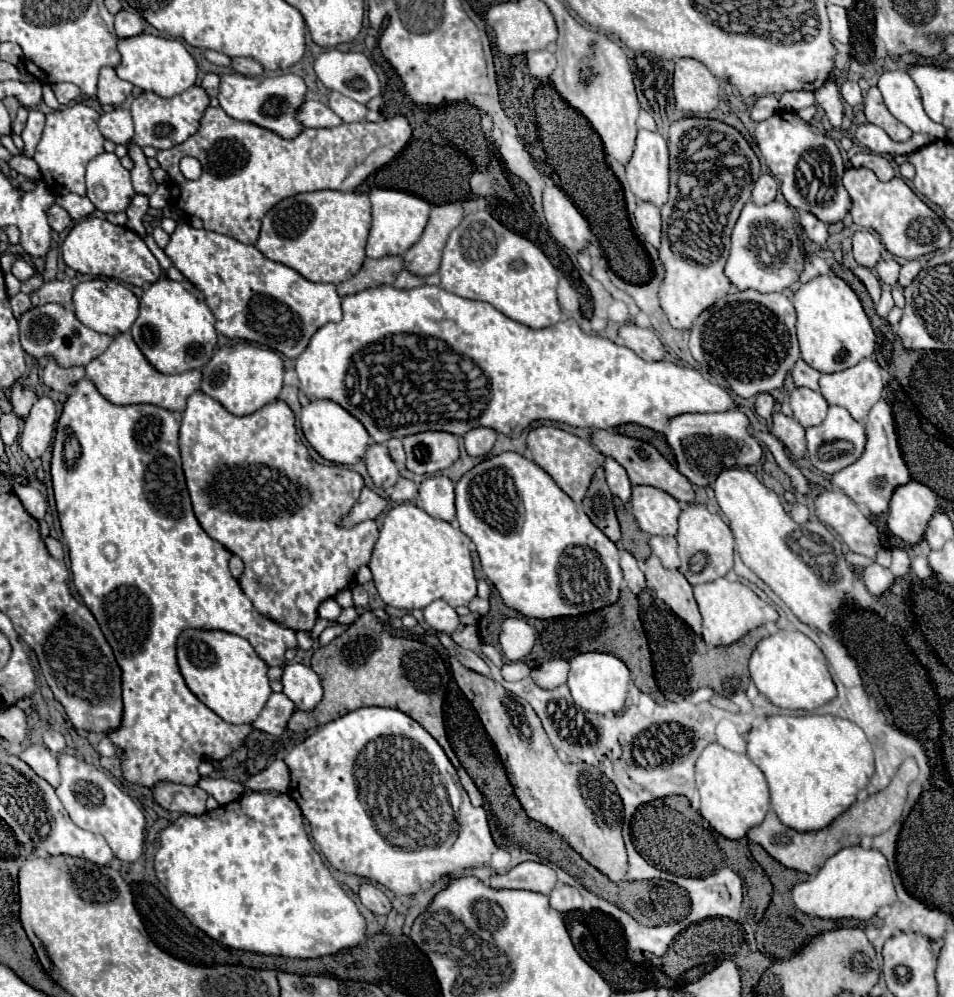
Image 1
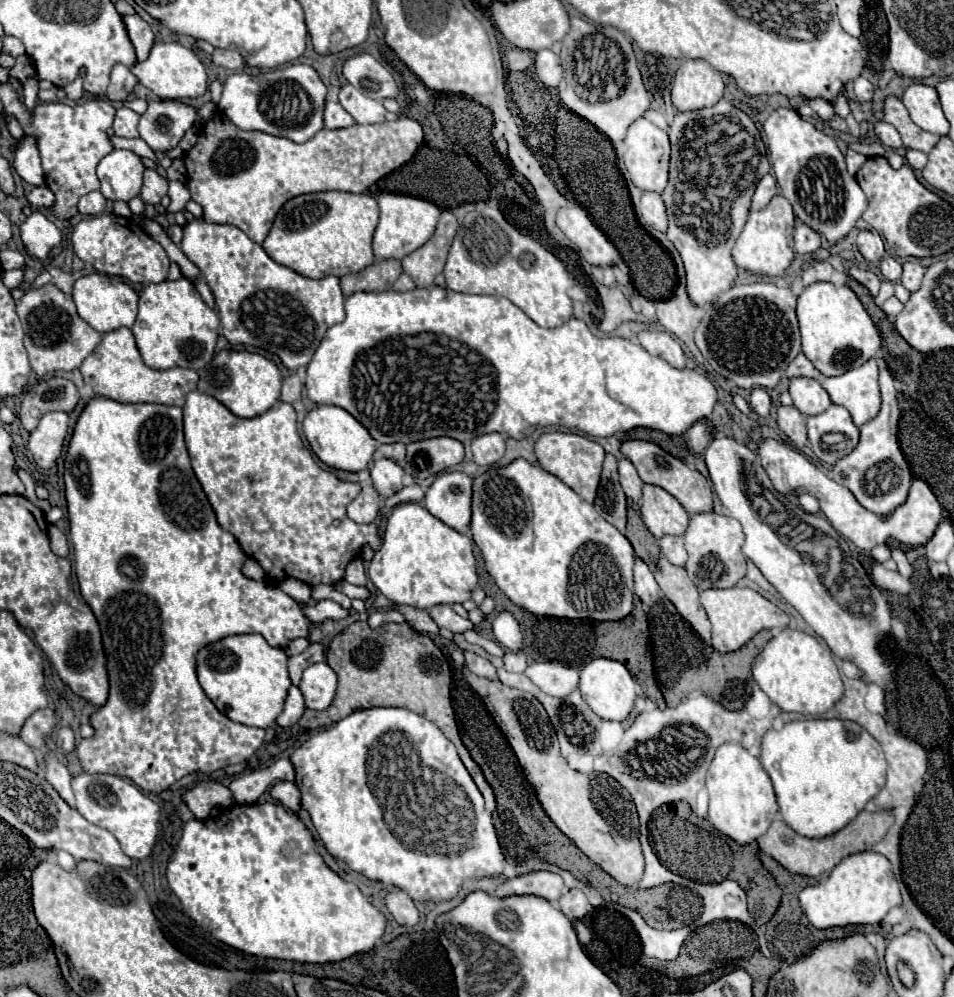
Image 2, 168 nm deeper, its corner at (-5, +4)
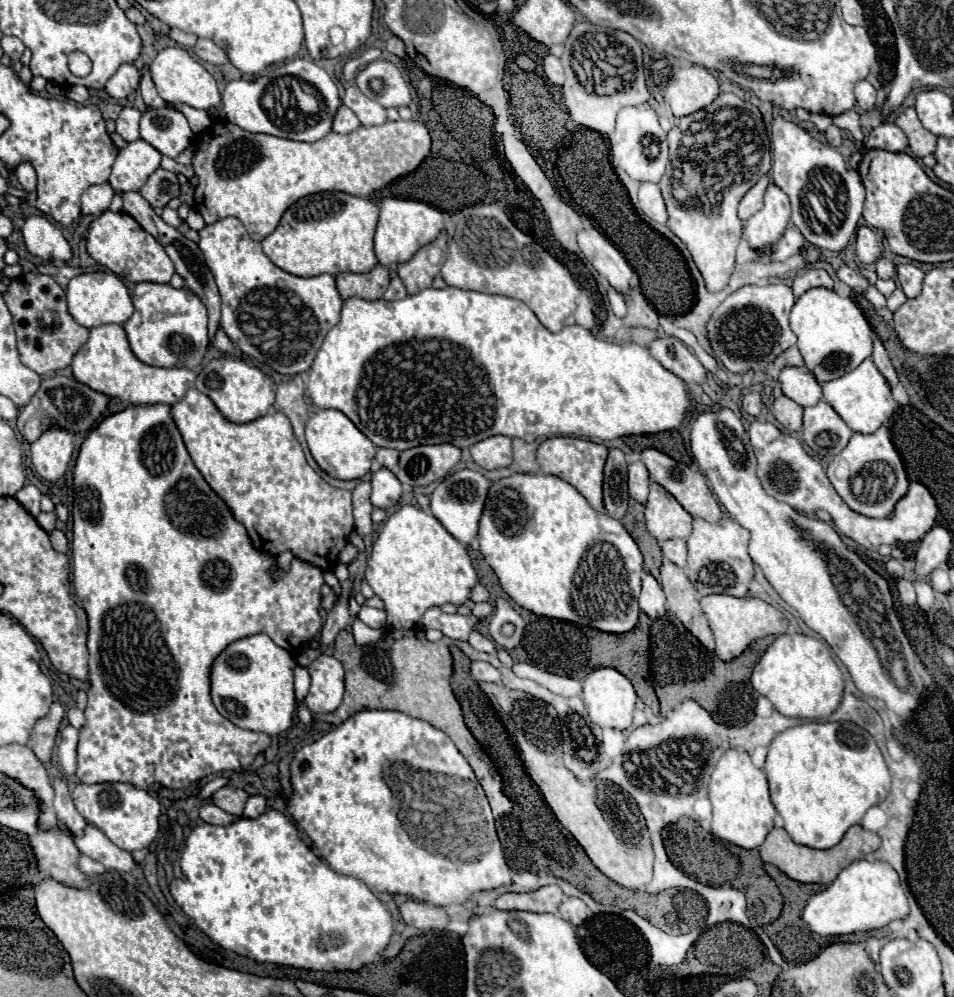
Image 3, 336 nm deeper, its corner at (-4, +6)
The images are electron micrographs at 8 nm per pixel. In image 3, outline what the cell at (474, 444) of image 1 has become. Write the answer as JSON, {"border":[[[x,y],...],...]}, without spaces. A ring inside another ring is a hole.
{"border":[[[490,436],[470,446],[470,454],[474,462],[484,470],[496,470],[510,466],[512,462],[512,446],[508,436]]]}

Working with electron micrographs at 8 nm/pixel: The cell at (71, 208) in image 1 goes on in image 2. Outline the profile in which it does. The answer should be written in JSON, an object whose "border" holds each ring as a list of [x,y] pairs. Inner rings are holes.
{"border":[[[97,190],[97,192],[89,192],[85,196],[79,198],[79,212],[81,214],[87,214],[87,216],[95,216],[95,214],[101,214],[107,206],[107,200],[103,198],[103,194]]]}

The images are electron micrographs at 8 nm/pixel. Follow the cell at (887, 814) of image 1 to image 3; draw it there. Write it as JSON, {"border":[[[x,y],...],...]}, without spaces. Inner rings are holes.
{"border":[[[854,824],[844,838],[828,848],[828,850],[816,850],[816,848],[808,848],[802,844],[796,844],[788,832],[784,828],[772,828],[764,840],[764,844],[760,846],[760,856],[764,862],[770,862],[774,866],[778,866],[786,876],[790,876],[792,880],[798,882],[818,882],[818,884],[830,884],[830,880],[834,880],[834,876],[838,876],[838,872],[842,868],[846,868],[848,862],[854,860],[862,860],[866,858],[870,852],[874,852],[880,846],[880,836],[876,832],[864,830],[860,824]]]}

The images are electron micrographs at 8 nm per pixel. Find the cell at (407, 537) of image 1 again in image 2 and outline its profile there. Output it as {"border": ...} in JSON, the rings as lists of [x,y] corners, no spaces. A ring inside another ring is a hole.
{"border":[[[399,504],[387,520],[381,548],[369,562],[369,578],[391,602],[413,608],[471,600],[471,592],[477,588],[471,540],[429,514],[421,504]]]}

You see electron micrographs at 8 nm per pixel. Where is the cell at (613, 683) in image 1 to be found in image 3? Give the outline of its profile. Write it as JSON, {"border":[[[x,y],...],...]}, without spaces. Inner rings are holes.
{"border":[[[596,668],[584,678],[584,694],[582,694],[584,706],[588,710],[588,716],[594,724],[600,728],[630,728],[632,726],[632,712],[636,706],[636,692],[630,680],[620,674],[614,668]]]}

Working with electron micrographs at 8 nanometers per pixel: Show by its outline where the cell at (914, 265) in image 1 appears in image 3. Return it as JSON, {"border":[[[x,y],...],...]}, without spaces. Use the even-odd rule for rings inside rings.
{"border":[[[914,264],[898,266],[898,284],[902,286],[902,290],[908,298],[916,298],[920,294],[922,280],[924,280],[924,272],[920,268],[916,268]]]}

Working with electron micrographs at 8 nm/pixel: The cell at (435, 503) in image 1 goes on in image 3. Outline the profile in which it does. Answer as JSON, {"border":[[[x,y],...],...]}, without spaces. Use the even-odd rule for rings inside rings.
{"border":[[[468,468],[458,470],[456,474],[446,476],[436,486],[436,490],[430,494],[430,510],[456,540],[468,544],[478,534],[478,516],[482,514],[488,486],[490,486],[490,482],[480,472],[468,470]]]}

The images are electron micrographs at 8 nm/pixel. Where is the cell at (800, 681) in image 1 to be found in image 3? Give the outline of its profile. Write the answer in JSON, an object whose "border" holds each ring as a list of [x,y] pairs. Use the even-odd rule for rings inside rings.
{"border":[[[806,634],[778,636],[768,646],[764,656],[756,662],[750,680],[754,690],[760,692],[754,708],[755,715],[759,718],[770,718],[772,714],[778,712],[780,716],[794,716],[808,720],[826,718],[838,708],[844,690],[844,678],[840,668],[832,660],[830,648],[822,640],[816,640]]]}

